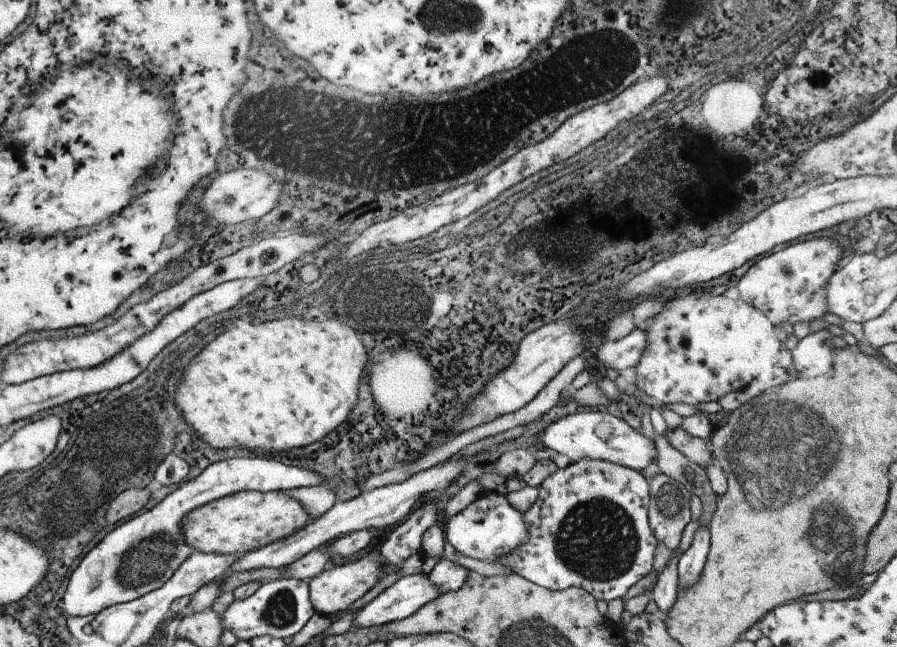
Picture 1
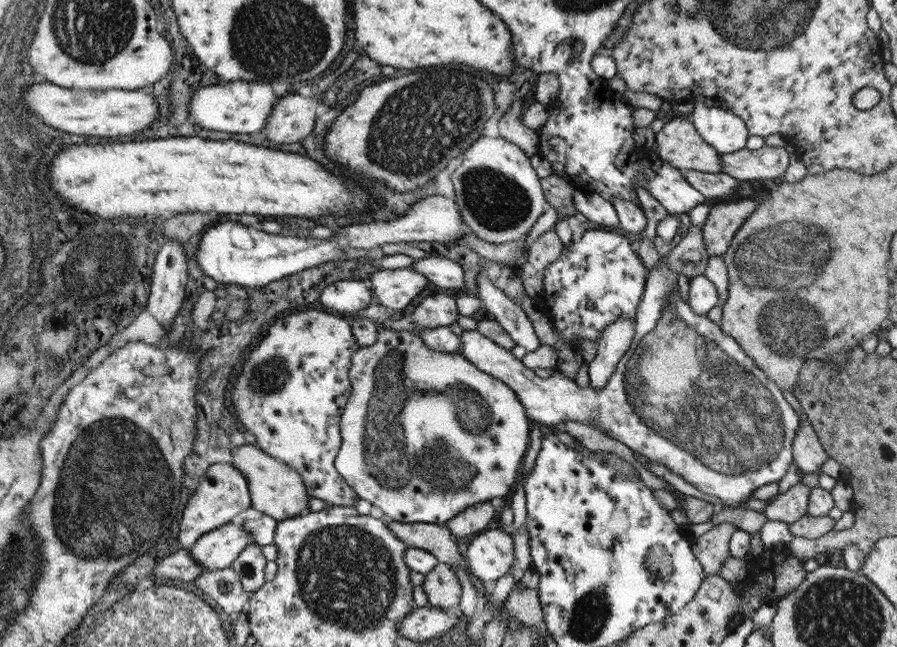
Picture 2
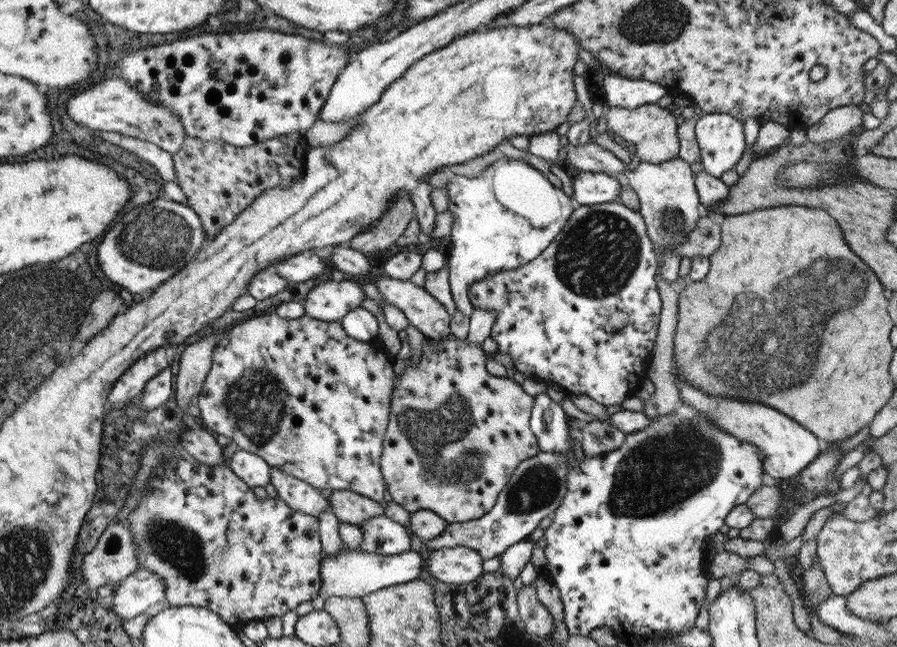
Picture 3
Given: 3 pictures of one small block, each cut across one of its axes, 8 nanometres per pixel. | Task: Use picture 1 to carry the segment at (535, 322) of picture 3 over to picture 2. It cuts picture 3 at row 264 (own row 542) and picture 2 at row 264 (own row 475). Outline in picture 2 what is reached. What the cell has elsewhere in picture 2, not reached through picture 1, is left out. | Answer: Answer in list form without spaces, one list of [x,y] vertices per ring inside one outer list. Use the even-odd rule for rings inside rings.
[[[591,230],[579,236],[579,242],[573,242],[561,250],[561,256],[547,266],[545,278],[543,278],[543,292],[535,296],[535,308],[539,312],[545,312],[553,326],[561,332],[561,336],[575,348],[577,338],[597,340],[599,332],[613,322],[617,316],[631,316],[635,320],[635,310],[641,300],[645,286],[645,268],[641,266],[641,260],[637,254],[633,254],[631,244],[627,244],[627,238],[615,234],[615,232],[603,232],[603,230]]]

